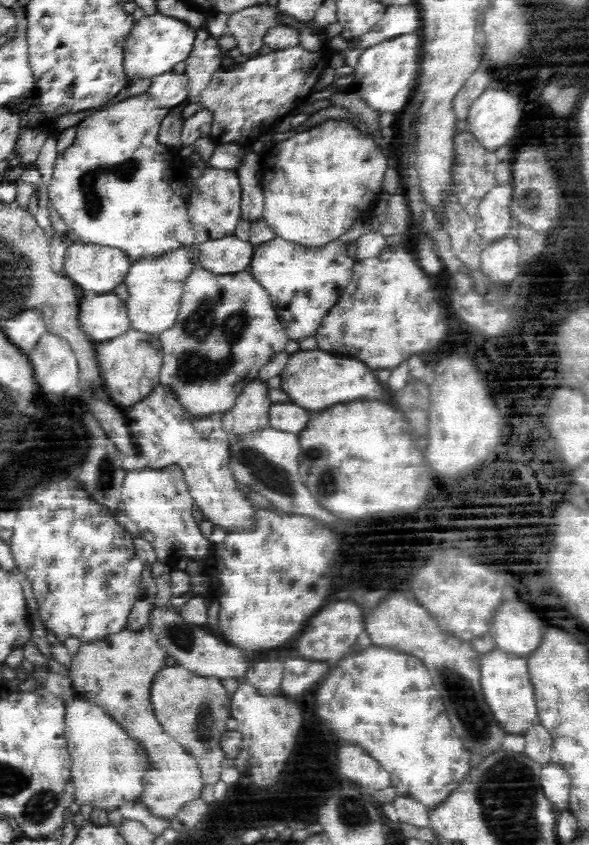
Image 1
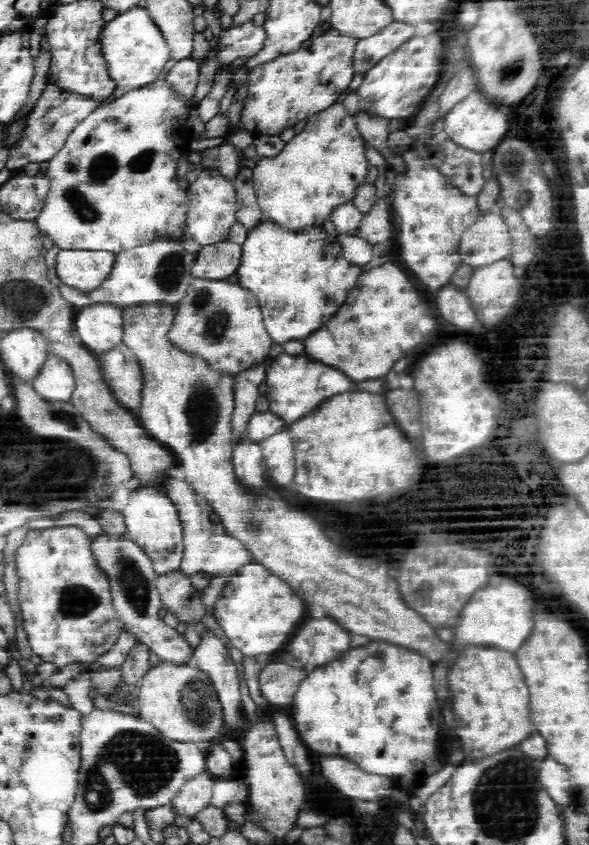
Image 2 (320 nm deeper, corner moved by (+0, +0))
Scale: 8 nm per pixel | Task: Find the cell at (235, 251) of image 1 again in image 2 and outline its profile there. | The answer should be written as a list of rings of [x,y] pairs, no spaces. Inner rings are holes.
[[[229,238],[216,244],[202,247],[195,255],[192,266],[193,277],[224,280],[237,274],[241,261],[242,247]]]

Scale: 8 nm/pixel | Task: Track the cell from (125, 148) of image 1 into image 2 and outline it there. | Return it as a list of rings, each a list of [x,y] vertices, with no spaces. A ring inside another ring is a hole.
[[[166,80],[126,92],[116,100],[104,102],[94,113],[70,132],[62,148],[48,161],[44,175],[49,181],[46,204],[35,223],[58,249],[106,251],[120,254],[154,240],[182,242],[187,233],[186,216],[190,210],[187,191],[180,187],[176,163],[188,151],[188,103],[180,98]]]

